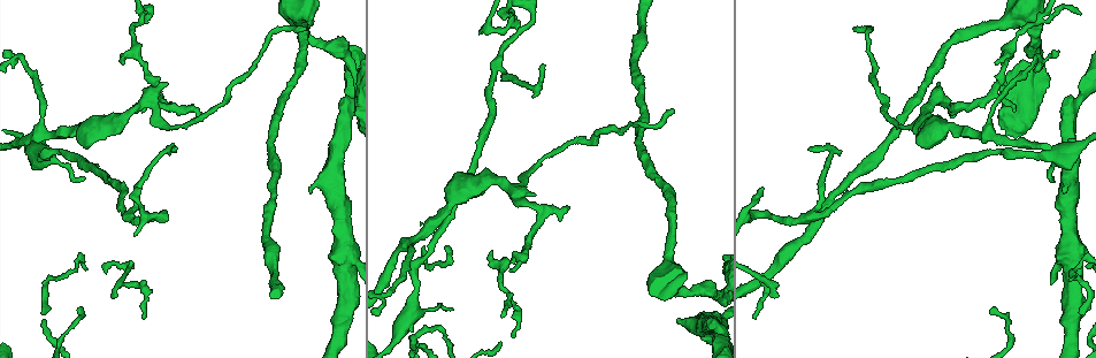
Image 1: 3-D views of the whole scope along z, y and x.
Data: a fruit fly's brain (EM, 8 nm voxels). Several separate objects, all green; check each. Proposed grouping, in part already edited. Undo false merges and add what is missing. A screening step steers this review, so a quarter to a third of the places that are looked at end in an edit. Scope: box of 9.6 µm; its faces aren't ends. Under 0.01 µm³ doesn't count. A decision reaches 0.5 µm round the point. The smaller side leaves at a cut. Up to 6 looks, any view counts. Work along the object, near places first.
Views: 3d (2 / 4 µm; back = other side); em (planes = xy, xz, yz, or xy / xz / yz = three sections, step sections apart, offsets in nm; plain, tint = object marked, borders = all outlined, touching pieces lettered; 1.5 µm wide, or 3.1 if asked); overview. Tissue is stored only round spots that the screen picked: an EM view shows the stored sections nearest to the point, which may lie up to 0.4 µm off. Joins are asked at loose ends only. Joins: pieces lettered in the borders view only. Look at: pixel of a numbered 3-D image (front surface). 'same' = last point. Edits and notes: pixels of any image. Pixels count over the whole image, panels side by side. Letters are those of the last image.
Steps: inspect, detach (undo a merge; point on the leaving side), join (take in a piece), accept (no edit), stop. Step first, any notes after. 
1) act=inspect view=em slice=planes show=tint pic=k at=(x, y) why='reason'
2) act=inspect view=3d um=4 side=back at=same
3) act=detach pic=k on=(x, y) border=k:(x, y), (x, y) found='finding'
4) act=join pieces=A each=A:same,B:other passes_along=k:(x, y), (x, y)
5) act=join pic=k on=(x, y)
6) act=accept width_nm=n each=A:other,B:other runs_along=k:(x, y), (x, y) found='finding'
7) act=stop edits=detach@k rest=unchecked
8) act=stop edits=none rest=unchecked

act=inspect view=em slice=planes show=borders pic=1 at=(1053, 179) why='branch stops here'

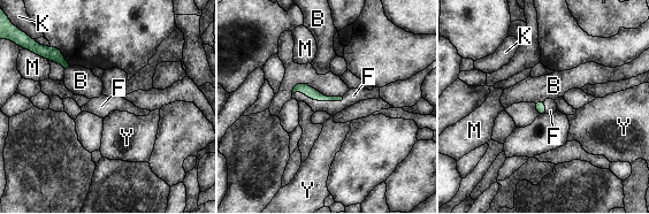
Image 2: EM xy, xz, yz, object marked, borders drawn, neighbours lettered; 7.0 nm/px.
act=join pic=2 on=(352, 96) each=B:other,F:same,K:other,M:other,Y:other passes_along=2:(308, 91), (318, 100), (352, 96) found='the cell continues'

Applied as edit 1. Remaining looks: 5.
act=inspect view=overview why='redraw'

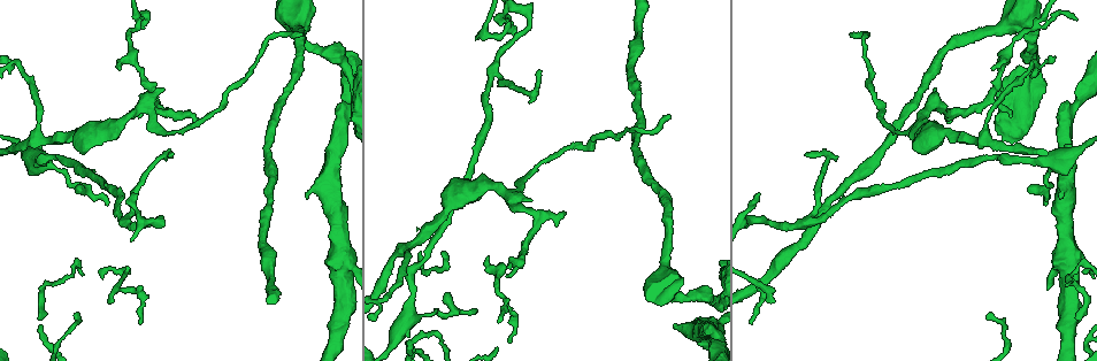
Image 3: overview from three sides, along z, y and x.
act=inspect view=3d um=4 pic=3 at=(714, 300) why='thin neck'

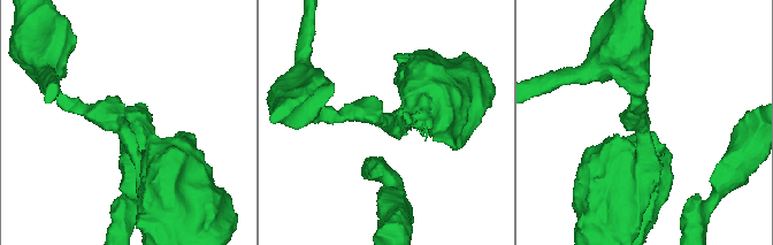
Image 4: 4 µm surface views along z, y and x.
act=inspect view=em slice=planes show=borders pic=4 at=(384, 120)

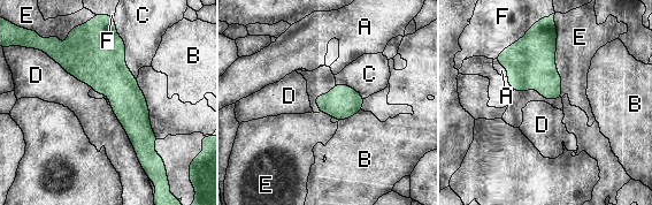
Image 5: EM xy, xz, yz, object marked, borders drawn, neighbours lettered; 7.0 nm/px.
act=accept each=A:other,B:other,C:other,D:other,E:other,F:other runs_along=5:(110, 36), (110, 75), (148, 168) found='continuous, no second cell'

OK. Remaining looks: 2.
act=inspect view=em slice=xy step=4 show=tint pic=3 at=(561, 213) why='free end'

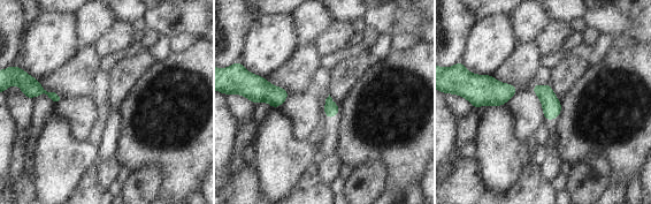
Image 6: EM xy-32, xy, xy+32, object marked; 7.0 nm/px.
act=inspect view=em slice=planes show=borders at=same why='cut it another way'

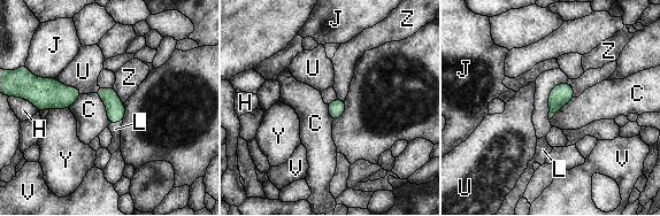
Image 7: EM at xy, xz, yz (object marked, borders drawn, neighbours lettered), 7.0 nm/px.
act=join pic=7 on=(115, 129) width_nm=120 each=C:other,H:other,J:other,L:same,U:other,V:other,Y:other,Z:other passes_along=7:(115, 108), (115, 122), (115, 129) found='the cell continues'

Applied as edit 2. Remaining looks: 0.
act=stop edits=join@2,join@7 rest=unchecked

